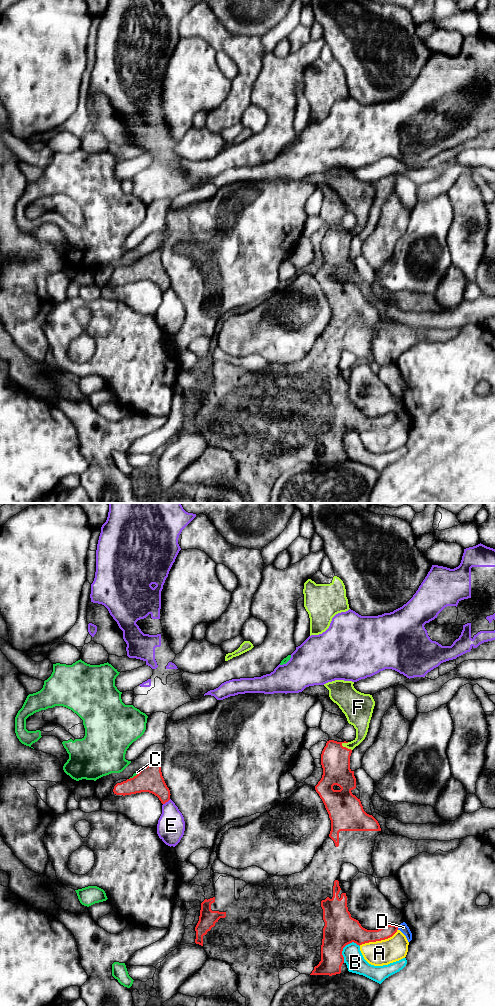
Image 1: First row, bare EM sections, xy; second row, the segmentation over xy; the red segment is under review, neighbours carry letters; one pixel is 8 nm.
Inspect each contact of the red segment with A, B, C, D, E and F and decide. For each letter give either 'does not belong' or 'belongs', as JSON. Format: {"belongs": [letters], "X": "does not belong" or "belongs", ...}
{"belongs": ["F"], "A": "does not belong", "B": "does not belong", "C": "does not belong", "D": "does not belong", "E": "does not belong", "F": "belongs"}

